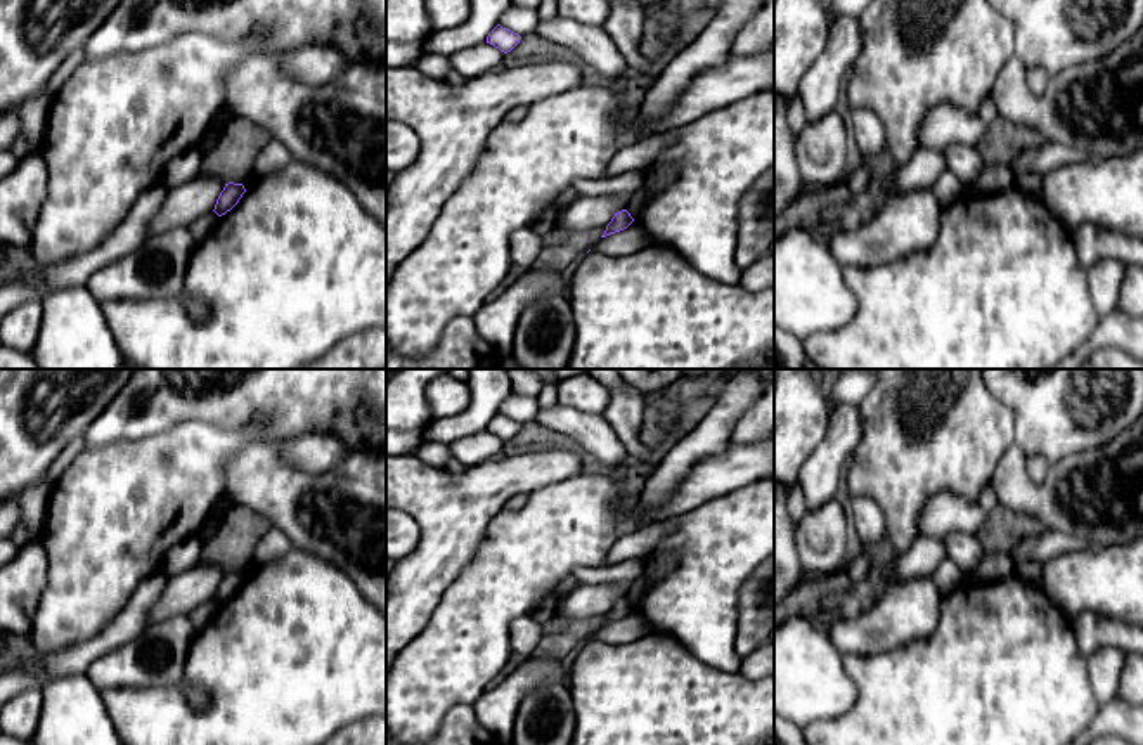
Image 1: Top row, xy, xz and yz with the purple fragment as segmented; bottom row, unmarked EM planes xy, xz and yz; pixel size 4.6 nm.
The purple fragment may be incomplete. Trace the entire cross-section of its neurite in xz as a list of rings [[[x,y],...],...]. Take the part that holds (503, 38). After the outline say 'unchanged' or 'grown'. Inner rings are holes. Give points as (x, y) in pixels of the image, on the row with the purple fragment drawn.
[[[497,24],[487,36],[487,43],[494,45],[500,52],[507,54],[511,52],[518,43],[521,36],[507,28],[502,28]]]; unchanged

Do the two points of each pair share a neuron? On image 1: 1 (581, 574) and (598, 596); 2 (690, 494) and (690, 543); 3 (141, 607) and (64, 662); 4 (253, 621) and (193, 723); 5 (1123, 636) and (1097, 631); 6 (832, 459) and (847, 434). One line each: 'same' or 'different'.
1: different
2: different
3: same
4: same
5: same
6: same

